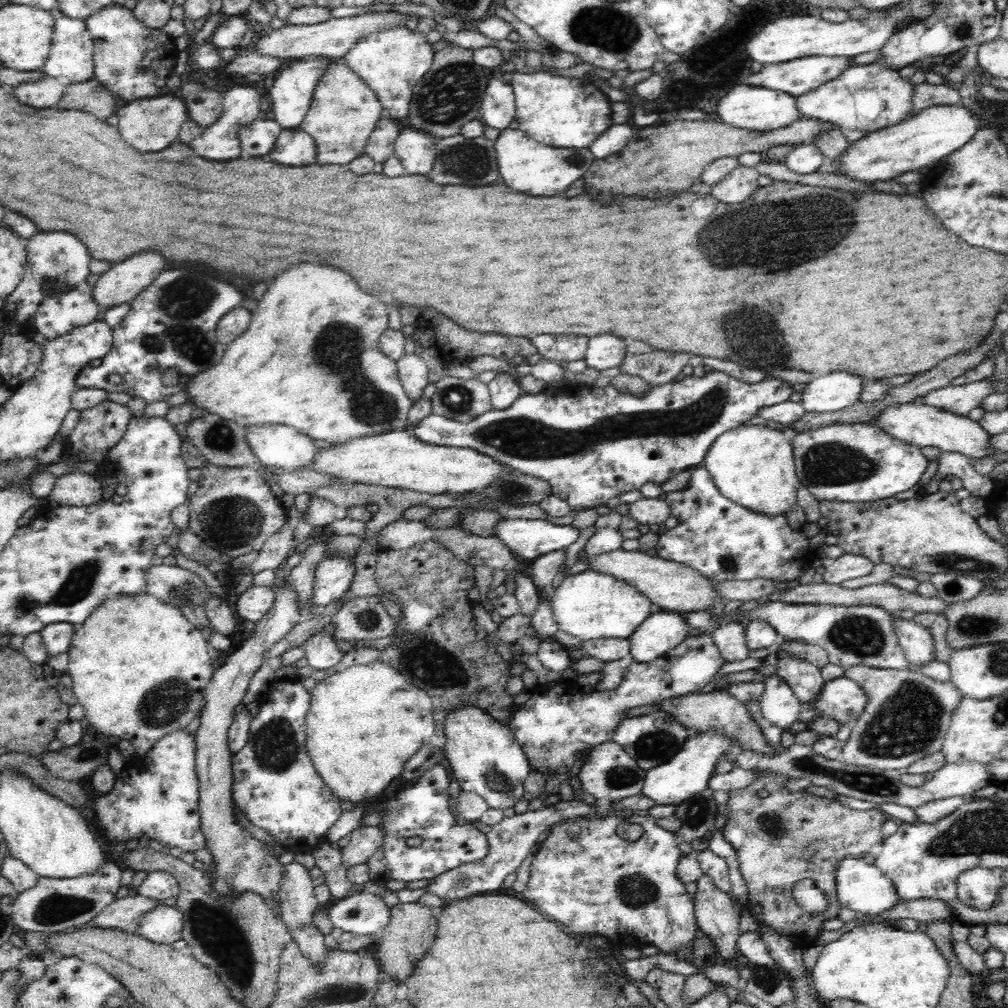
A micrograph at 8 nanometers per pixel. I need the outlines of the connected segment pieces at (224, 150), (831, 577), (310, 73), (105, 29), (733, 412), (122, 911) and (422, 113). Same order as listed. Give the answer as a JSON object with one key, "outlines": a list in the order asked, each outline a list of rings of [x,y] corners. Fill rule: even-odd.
{"outlines":[[[[236,84],[232,88],[228,88],[222,94],[223,114],[212,126],[207,126],[202,134],[196,137],[196,140],[190,142],[190,146],[194,148],[196,154],[200,154],[200,158],[208,158],[208,160],[232,160],[232,158],[240,158],[240,137],[239,132],[241,126],[247,125],[254,119],[258,119],[260,114],[261,94],[256,88],[248,86],[248,84]]],[[[843,554],[834,561],[829,561],[822,569],[824,583],[840,585],[844,581],[869,575],[874,563],[868,558],[856,554]]],[[[321,56],[294,59],[276,73],[274,83],[270,87],[269,92],[274,102],[271,110],[274,113],[274,120],[283,129],[300,128],[301,122],[312,106],[316,84],[324,78],[324,74],[329,70],[334,61],[328,57]]],[[[112,2],[85,18],[95,48],[95,76],[112,95],[134,100],[169,94],[166,80],[174,71],[179,51],[163,29],[148,29],[132,10]]],[[[714,369],[702,377],[690,375],[680,381],[652,385],[645,395],[628,394],[611,384],[588,387],[571,383],[566,387],[549,386],[536,394],[523,392],[509,407],[489,410],[470,422],[430,414],[410,433],[425,443],[477,450],[516,473],[541,478],[549,482],[554,495],[578,512],[604,505],[621,492],[640,490],[646,482],[664,484],[678,472],[699,465],[720,434],[754,418],[760,408],[786,402],[792,392],[790,382],[771,375],[757,383],[746,383]]],[[[131,893],[123,898],[117,898],[90,922],[84,925],[96,927],[116,927],[123,931],[134,932],[142,922],[144,915],[161,902]]],[[[452,43],[435,52],[431,70],[413,88],[414,96],[408,111],[408,122],[412,128],[446,138],[458,134],[462,125],[469,120],[482,120],[481,103],[488,74],[484,68],[473,63],[473,52]]]]}

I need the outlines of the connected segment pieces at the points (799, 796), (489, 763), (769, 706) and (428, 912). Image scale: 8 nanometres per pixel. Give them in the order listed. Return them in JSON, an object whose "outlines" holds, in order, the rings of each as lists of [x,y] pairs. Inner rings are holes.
{"outlines":[[[[762,765],[752,769],[756,780],[748,788],[742,791],[728,792],[730,801],[724,808],[727,817],[726,824],[721,832],[736,851],[739,861],[739,870],[746,881],[748,888],[747,906],[752,916],[759,924],[774,929],[776,933],[784,936],[784,939],[794,940],[797,945],[806,947],[813,944],[816,936],[822,932],[824,922],[838,918],[838,912],[843,907],[837,898],[836,892],[836,868],[846,858],[864,858],[864,852],[868,852],[874,844],[882,842],[883,834],[881,826],[888,819],[888,814],[879,808],[872,810],[852,810],[830,798],[821,798],[806,792],[805,789],[796,793],[786,791],[785,782],[790,780],[787,776],[769,774],[762,769]],[[759,791],[770,792],[767,799],[758,797]],[[810,879],[814,881],[816,888],[820,889],[828,898],[828,910],[810,914],[806,912],[794,898],[793,886],[799,880]]],[[[476,705],[452,706],[442,726],[446,742],[443,747],[451,772],[462,791],[478,794],[489,808],[512,808],[525,796],[525,780],[531,773],[530,763],[510,727],[492,718]]],[[[776,673],[765,678],[761,695],[761,715],[783,731],[788,730],[800,714],[802,703],[795,692]]],[[[400,902],[391,908],[390,922],[378,938],[378,962],[382,974],[388,973],[399,982],[404,982],[416,966],[417,960],[428,952],[438,930],[437,910],[415,902]]]]}

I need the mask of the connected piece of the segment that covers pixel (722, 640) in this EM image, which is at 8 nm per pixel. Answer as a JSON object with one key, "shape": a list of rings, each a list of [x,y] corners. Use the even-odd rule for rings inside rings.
{"shape":[[[733,622],[722,624],[712,630],[710,635],[725,662],[740,662],[749,658],[750,650],[746,647],[743,624]]]}

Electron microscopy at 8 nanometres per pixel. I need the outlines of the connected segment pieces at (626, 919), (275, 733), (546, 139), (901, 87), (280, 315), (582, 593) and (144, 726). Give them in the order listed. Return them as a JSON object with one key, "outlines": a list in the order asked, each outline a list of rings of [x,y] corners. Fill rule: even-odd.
{"outlines":[[[[652,815],[600,817],[592,820],[566,817],[566,820],[550,828],[548,838],[542,842],[538,852],[534,852],[527,888],[519,897],[534,910],[546,914],[550,920],[564,924],[574,936],[604,936],[612,947],[642,948],[653,944],[657,946],[658,953],[674,954],[676,948],[693,943],[698,928],[693,894],[686,891],[686,884],[682,884],[676,874],[678,862],[683,855],[678,844],[674,833],[656,825]],[[624,821],[642,826],[644,833],[640,839],[628,841],[618,836],[616,826]]],[[[298,679],[278,680],[278,684],[268,690],[268,702],[264,702],[260,712],[251,718],[248,742],[231,758],[233,804],[246,814],[254,826],[272,834],[285,850],[296,853],[312,852],[326,840],[327,830],[342,814],[341,801],[316,773],[316,767],[312,765],[305,748],[306,716],[310,701],[311,692],[306,691]]],[[[516,70],[511,81],[516,100],[515,127],[540,144],[556,149],[589,148],[613,124],[610,100],[592,84],[578,78]]],[[[854,65],[830,82],[822,83],[808,89],[806,94],[796,96],[796,107],[801,116],[824,119],[844,134],[850,130],[874,132],[918,114],[912,107],[913,86],[906,78],[900,76],[900,72],[888,69],[884,65]]],[[[312,262],[294,264],[288,270],[280,272],[272,280],[268,292],[260,298],[258,308],[252,312],[250,328],[227,345],[220,362],[212,366],[212,368],[204,370],[204,372],[194,374],[190,378],[190,382],[186,384],[186,392],[189,394],[188,401],[194,404],[194,408],[196,406],[204,408],[205,412],[214,413],[226,420],[232,420],[243,427],[254,423],[280,423],[281,425],[292,426],[292,428],[299,430],[302,434],[313,438],[313,440],[326,440],[326,442],[347,441],[353,438],[364,438],[366,435],[402,430],[405,428],[408,411],[413,402],[408,397],[408,393],[404,391],[402,383],[400,383],[397,362],[382,353],[378,346],[379,336],[388,328],[388,322],[386,306],[382,302],[378,302],[372,294],[362,292],[350,274],[344,274],[338,268],[312,264]]],[[[585,570],[568,575],[555,588],[551,599],[552,612],[562,632],[579,640],[596,638],[629,638],[650,615],[652,601],[625,581],[618,581],[606,574]]],[[[148,591],[144,594],[135,595],[120,594],[114,598],[104,599],[95,606],[95,609],[88,615],[88,618],[85,618],[83,623],[73,625],[73,627],[72,644],[67,651],[70,659],[66,672],[72,677],[74,696],[78,699],[77,704],[84,707],[85,717],[90,722],[89,728],[92,731],[129,740],[135,747],[136,754],[144,756],[152,750],[152,746],[155,746],[160,738],[164,738],[166,734],[171,734],[176,730],[186,728],[196,718],[198,710],[205,705],[205,690],[214,674],[208,637],[202,630],[192,625],[180,612],[180,609],[172,603],[165,603],[162,599],[149,594]]]]}

